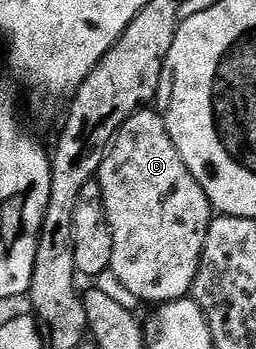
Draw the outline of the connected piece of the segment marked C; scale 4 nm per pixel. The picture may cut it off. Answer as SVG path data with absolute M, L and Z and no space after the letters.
M156 108L138 109L127 118L123 127L119 127L105 152L99 180L105 214L113 232L113 250L109 264L111 277L131 296L138 297L141 301L150 301L150 306L153 307L190 296L203 255L203 243L207 239L215 210L203 187L199 187L195 175L191 175L187 163L183 163L175 143L171 143L171 135Z

